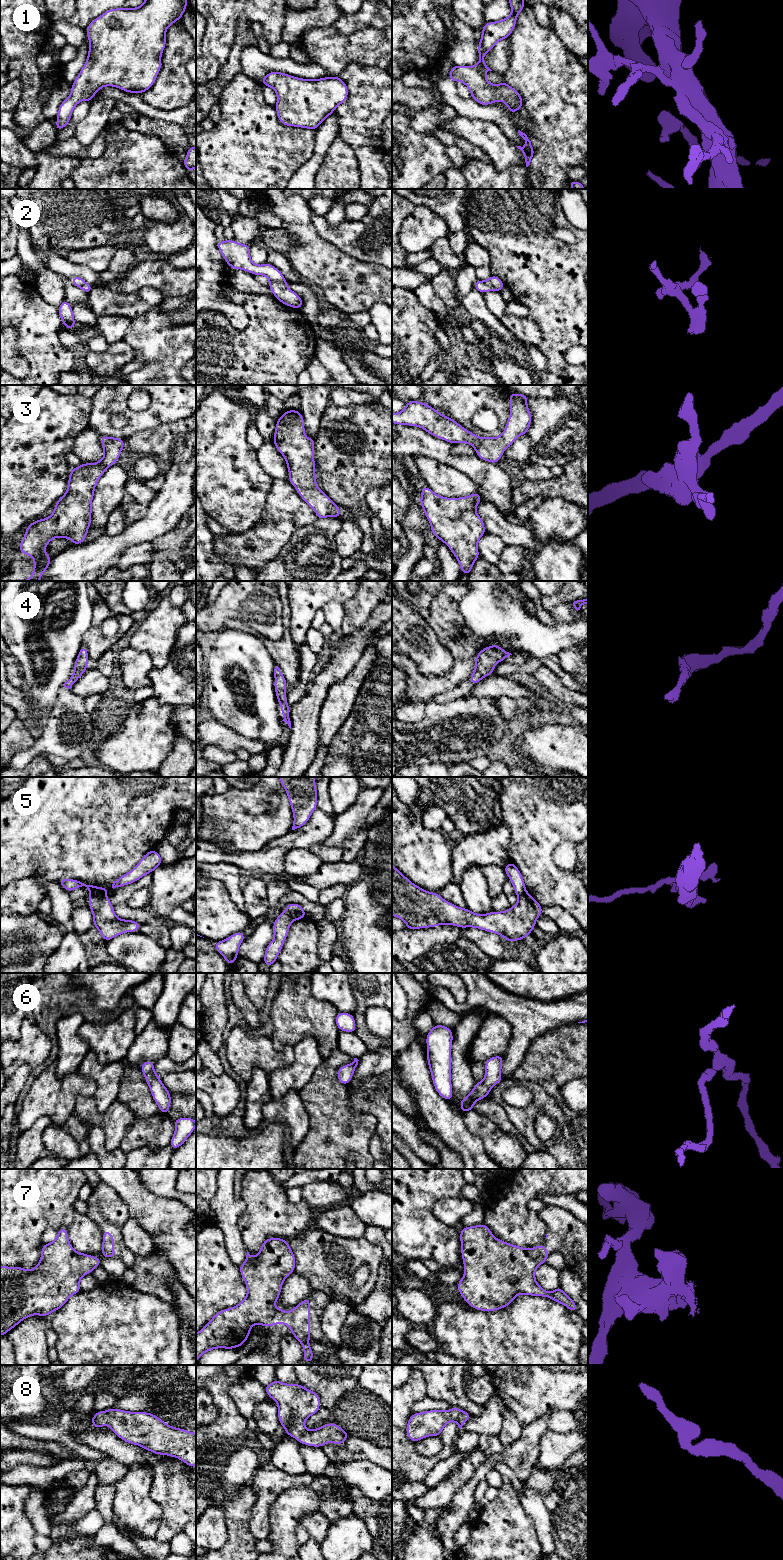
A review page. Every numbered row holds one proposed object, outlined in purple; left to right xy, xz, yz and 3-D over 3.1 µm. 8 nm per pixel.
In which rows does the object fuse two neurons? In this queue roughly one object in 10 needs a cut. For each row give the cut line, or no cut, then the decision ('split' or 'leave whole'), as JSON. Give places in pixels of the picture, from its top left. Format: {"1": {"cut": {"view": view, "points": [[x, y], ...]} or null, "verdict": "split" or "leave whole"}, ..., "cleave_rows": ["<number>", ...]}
{"1": {"cut": null, "verdict": "leave whole"}, "2": {"cut": null, "verdict": "leave whole"}, "3": {"cut": null, "verdict": "leave whole"}, "4": {"cut": null, "verdict": "leave whole"}, "5": {"cut": null, "verdict": "leave whole"}, "6": {"cut": null, "verdict": "leave whole"}, "7": {"cut": null, "verdict": "leave whole"}, "8": {"cut": null, "verdict": "leave whole"}, "cleave_rows": []}

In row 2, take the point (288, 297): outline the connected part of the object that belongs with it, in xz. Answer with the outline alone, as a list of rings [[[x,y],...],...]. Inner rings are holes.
[[[235,240],[217,241],[217,248],[225,262],[234,270],[245,270],[252,275],[266,276],[270,282],[268,287],[274,297],[286,306],[301,309],[303,300],[287,286],[287,280],[279,269],[269,263],[254,264],[250,258],[250,243],[239,244]]]

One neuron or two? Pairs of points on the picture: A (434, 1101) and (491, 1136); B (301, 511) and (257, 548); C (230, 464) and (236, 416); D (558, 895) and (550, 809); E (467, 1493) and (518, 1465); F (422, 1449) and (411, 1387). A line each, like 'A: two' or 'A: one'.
A: two
B: one
C: one
D: one
E: one
F: two

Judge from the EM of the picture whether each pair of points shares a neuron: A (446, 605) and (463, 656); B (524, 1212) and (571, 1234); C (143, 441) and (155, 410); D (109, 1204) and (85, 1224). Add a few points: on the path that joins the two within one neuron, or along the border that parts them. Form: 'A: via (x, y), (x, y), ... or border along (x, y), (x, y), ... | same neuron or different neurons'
A: via (446, 618), (448, 637), (453, 643) | same neuron
B: border along (537, 1213), (547, 1229), (547, 1234) | different neurons
C: border along (171, 422), (165, 422), (137, 431), (127, 438) | different neurons
D: border along (86, 1214), (100, 1228), (103, 1239) | different neurons

